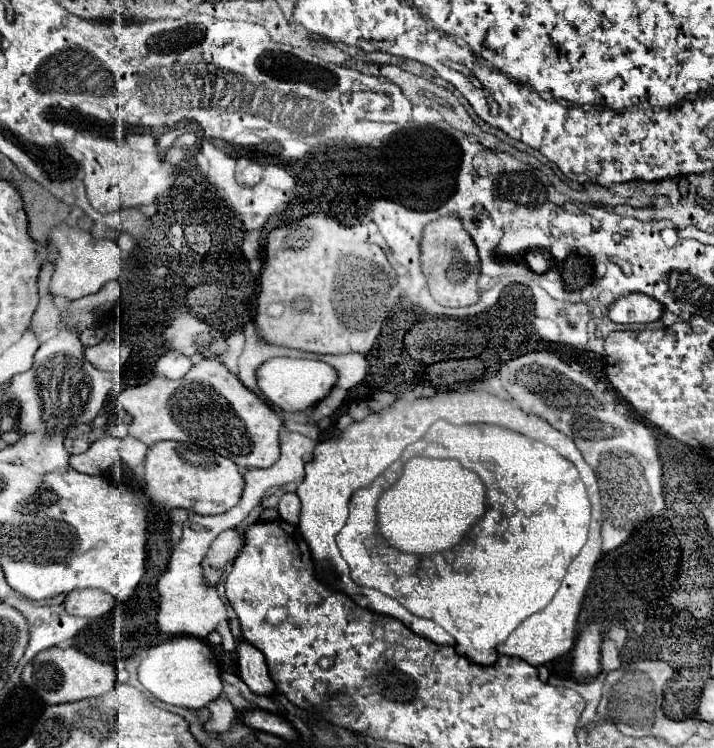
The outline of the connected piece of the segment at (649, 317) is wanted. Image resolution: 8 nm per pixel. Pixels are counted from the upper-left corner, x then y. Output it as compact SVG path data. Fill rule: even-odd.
M626 294L612 302L608 316L618 324L648 324L656 322L662 316L662 304L646 294Z

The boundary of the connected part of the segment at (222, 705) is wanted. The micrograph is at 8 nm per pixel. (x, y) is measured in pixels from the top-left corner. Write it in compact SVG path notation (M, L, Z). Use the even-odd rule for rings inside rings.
M216 698L214 702L208 704L208 710L212 712L212 720L206 724L206 730L212 730L212 732L228 732L234 724L236 724L236 712L234 712L234 706L226 700L226 698Z

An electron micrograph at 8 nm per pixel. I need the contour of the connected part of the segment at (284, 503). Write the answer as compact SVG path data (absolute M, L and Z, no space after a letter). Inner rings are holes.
M296 494L282 496L282 500L278 504L278 512L280 512L282 520L286 520L292 526L296 526L298 520L300 520L300 498Z

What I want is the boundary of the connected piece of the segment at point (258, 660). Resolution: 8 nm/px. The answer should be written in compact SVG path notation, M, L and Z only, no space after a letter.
M246 640L238 642L234 652L236 652L236 658L238 658L242 682L256 694L274 692L274 682L272 682L272 678L268 674L268 666L264 662L262 652L258 648L254 648Z

